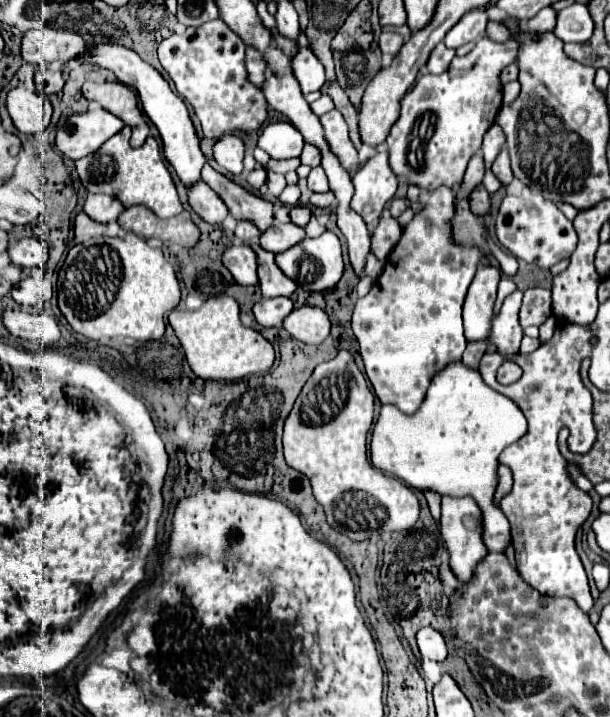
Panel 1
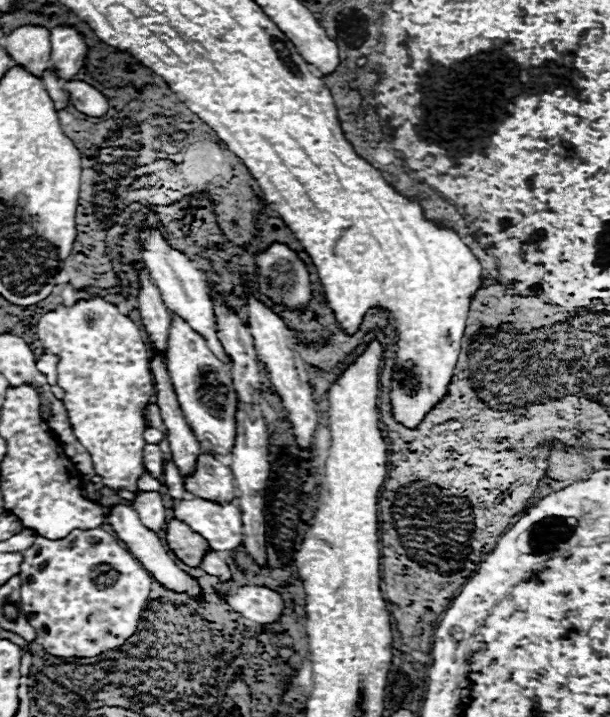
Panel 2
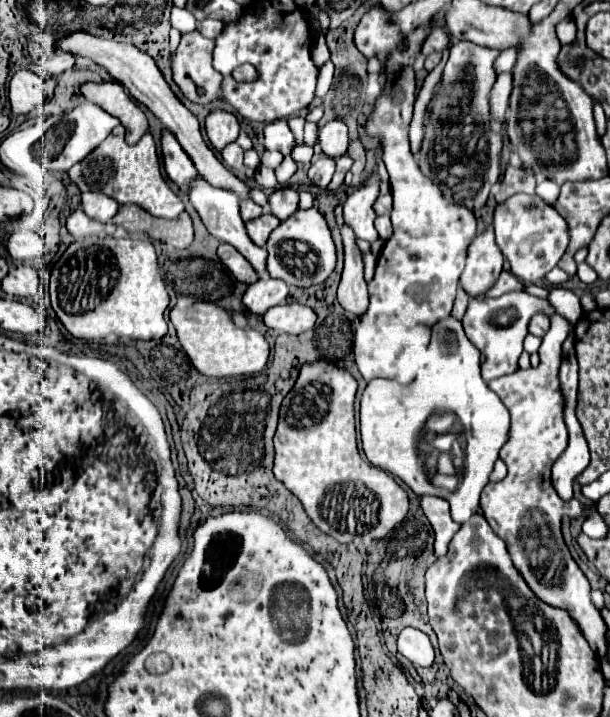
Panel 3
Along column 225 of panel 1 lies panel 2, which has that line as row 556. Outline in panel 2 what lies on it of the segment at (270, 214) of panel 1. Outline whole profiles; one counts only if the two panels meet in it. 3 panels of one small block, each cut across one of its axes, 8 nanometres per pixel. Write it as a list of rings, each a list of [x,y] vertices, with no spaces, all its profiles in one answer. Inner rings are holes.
[[[176,518],[166,524],[166,544],[186,566],[200,566],[204,552],[210,548],[198,532],[190,530],[186,522]]]

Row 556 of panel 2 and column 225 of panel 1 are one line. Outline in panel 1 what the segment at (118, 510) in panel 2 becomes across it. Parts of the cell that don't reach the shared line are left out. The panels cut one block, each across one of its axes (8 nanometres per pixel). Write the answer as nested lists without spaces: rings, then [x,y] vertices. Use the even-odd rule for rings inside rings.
[[[226,134],[214,144],[214,160],[232,176],[240,176],[244,172],[244,144],[238,136]]]

